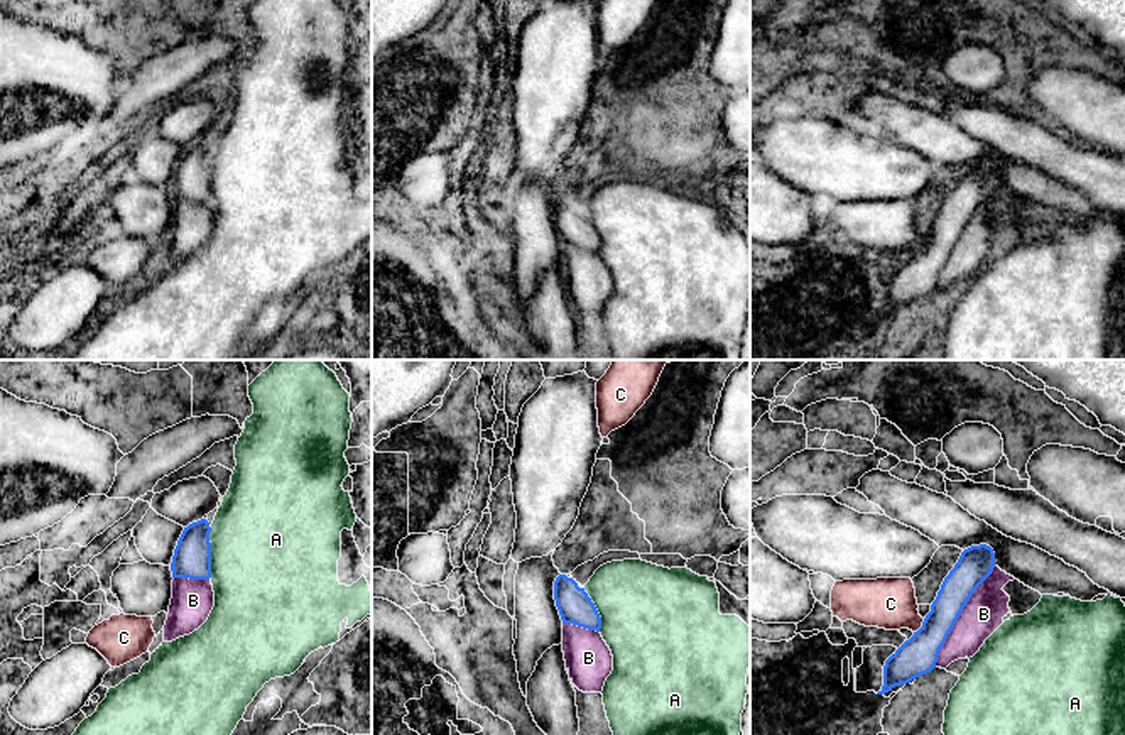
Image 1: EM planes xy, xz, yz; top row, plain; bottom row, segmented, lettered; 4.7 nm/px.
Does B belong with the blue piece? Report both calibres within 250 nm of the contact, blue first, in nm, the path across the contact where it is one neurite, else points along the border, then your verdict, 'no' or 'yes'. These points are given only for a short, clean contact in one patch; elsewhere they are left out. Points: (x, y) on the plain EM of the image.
170 nm thick on the blue side, 190 nm on the other; yes

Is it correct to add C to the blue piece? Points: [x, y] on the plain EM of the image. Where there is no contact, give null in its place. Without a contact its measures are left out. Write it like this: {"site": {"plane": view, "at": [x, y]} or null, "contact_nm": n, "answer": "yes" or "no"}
{"site": {"plane": "yz", "at": [923, 247]}, "contact_nm": 90, "answer": "no"}

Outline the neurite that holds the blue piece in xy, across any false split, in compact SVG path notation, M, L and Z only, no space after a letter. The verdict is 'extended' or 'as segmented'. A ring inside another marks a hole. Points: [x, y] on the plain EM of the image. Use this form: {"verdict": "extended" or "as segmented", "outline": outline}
{"verdict": "extended", "outline": "M201 140L184 149L174 171L172 220L164 247L164 264L198 252L209 238L215 228L215 213L211 206L211 164L209 144Z"}

